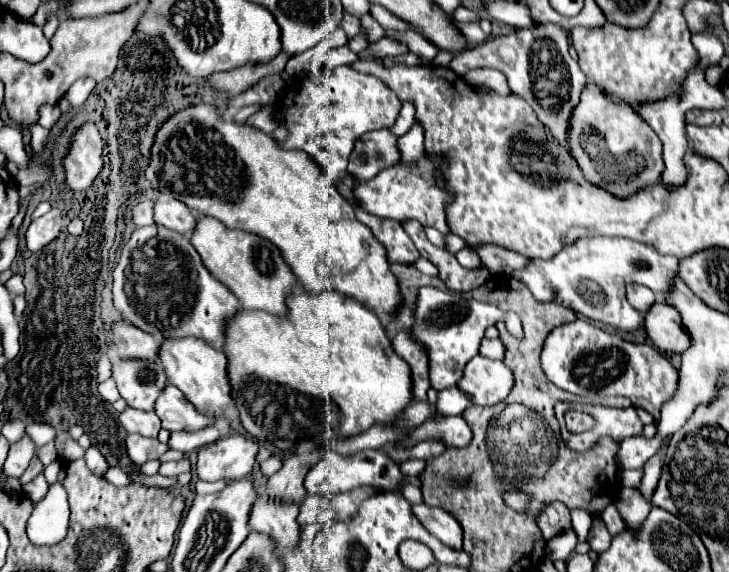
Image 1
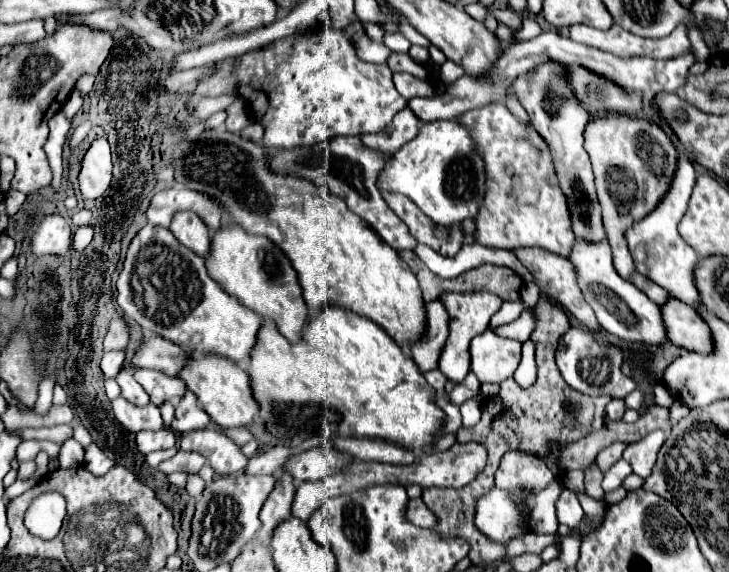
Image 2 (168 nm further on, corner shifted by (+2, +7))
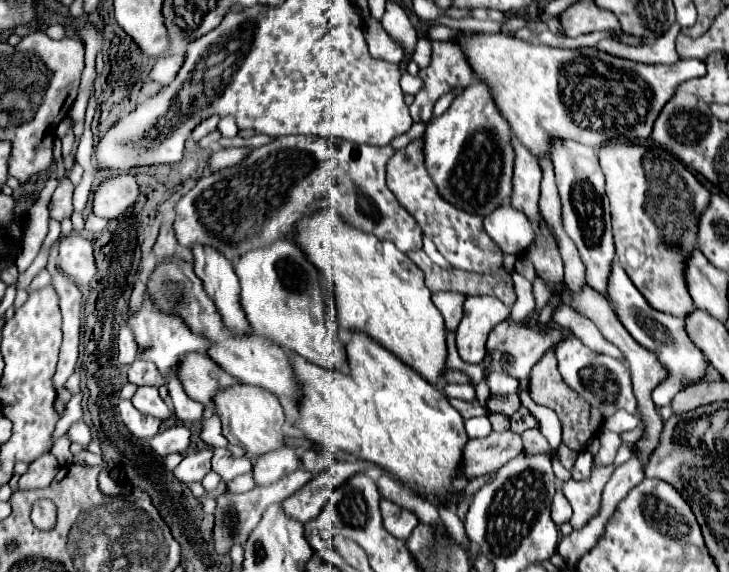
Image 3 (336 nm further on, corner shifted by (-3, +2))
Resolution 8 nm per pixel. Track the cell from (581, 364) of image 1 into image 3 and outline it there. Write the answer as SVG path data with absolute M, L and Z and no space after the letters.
M568 336L556 346L556 358L558 358L558 370L564 382L572 390L576 390L586 402L590 402L590 406L598 408L604 418L610 418L620 408L628 410L630 414L636 414L634 390L626 388L626 368L618 364L614 358L594 354L576 336Z

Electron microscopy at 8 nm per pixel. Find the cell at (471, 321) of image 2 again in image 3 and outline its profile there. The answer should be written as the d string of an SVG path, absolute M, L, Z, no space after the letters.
M468 296L464 302L464 318L456 330L456 346L458 346L460 358L468 364L480 364L486 354L484 342L488 338L488 332L502 320L508 320L508 316L510 316L510 308L504 306L494 296Z

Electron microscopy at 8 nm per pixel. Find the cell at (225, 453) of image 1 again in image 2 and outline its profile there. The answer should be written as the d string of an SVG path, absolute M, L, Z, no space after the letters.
M201 429L187 433L181 437L179 445L183 451L201 453L217 475L231 475L243 471L247 465L247 457L241 453L241 449L219 431Z

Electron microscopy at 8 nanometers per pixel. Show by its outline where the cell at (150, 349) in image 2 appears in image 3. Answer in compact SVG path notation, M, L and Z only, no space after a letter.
M196 352L186 354L182 358L182 362L176 368L176 376L186 394L196 402L202 402L204 406L212 404L212 396L218 388L236 384L236 380L230 378L230 374L226 374L224 370L220 372L220 366L206 358L206 354Z

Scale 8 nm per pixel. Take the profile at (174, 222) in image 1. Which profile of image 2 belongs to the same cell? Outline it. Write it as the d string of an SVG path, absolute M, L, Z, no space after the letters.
M177 213L171 223L171 233L177 237L177 241L181 241L187 249L193 249L193 253L197 253L199 257L209 257L211 233L209 227L203 221L199 221L195 213Z

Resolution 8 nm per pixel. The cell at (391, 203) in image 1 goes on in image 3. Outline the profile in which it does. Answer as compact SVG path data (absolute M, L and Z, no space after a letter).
M474 80L438 118L432 118L422 136L424 166L438 188L438 194L452 206L486 218L510 198L512 192L512 150L510 126L498 114L488 88Z

